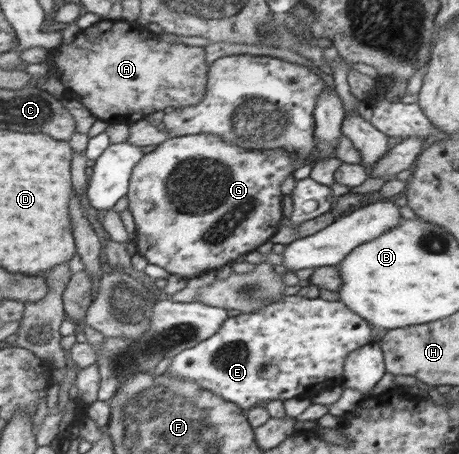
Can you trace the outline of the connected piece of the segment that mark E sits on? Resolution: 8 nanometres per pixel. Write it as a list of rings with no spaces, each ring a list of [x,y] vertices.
[[[284,295],[280,301],[268,303],[260,311],[228,317],[213,336],[172,357],[167,374],[170,378],[190,380],[198,387],[222,396],[227,402],[237,404],[246,412],[268,400],[313,398],[320,391],[340,383],[348,355],[356,348],[373,342],[373,336],[371,324],[346,308],[340,300]]]

